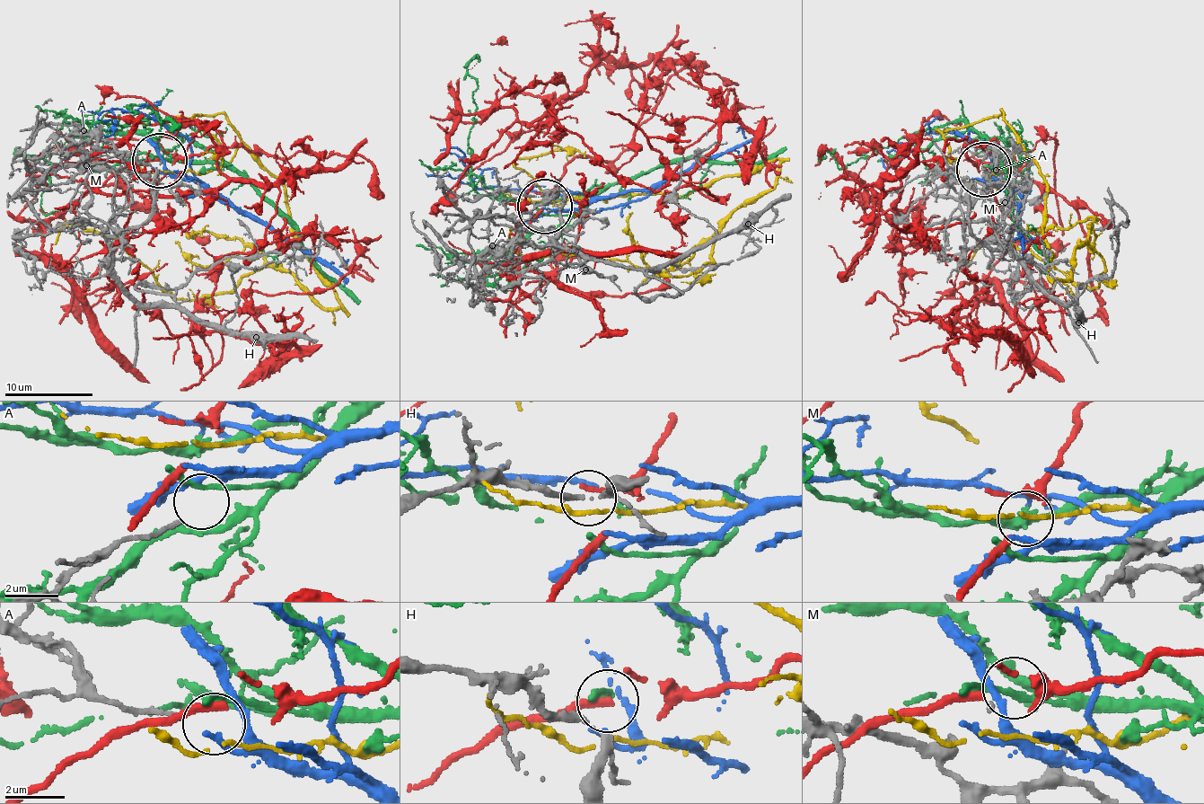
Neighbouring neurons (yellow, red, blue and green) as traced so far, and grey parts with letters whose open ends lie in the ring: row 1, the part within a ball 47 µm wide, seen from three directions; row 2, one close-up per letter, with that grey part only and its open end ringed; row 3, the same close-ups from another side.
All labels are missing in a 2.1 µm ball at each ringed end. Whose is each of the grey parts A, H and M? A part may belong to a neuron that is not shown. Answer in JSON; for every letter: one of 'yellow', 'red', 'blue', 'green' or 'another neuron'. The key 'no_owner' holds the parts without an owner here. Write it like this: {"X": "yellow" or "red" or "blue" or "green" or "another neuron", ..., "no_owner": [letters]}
{"A": "another neuron", "H": "another neuron", "M": "another neuron", "no_owner": ["A", "H", "M"]}

